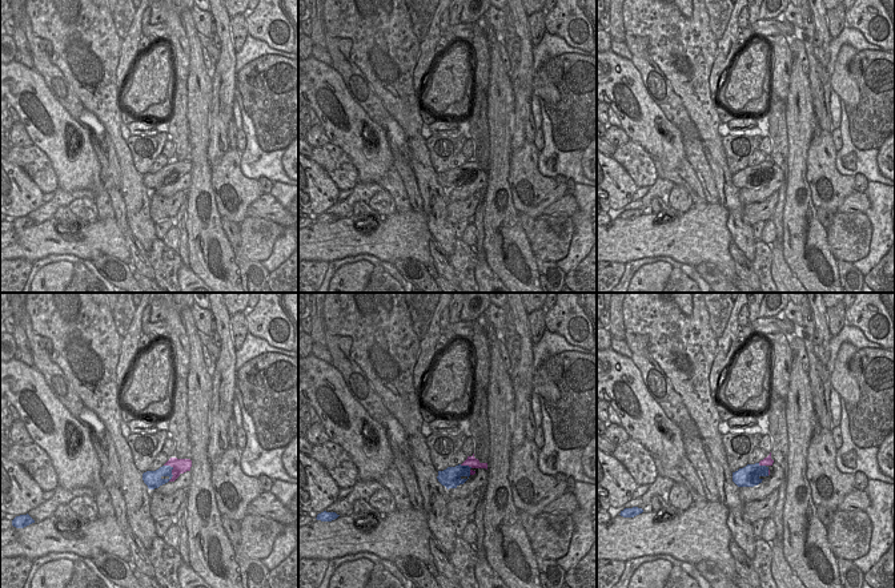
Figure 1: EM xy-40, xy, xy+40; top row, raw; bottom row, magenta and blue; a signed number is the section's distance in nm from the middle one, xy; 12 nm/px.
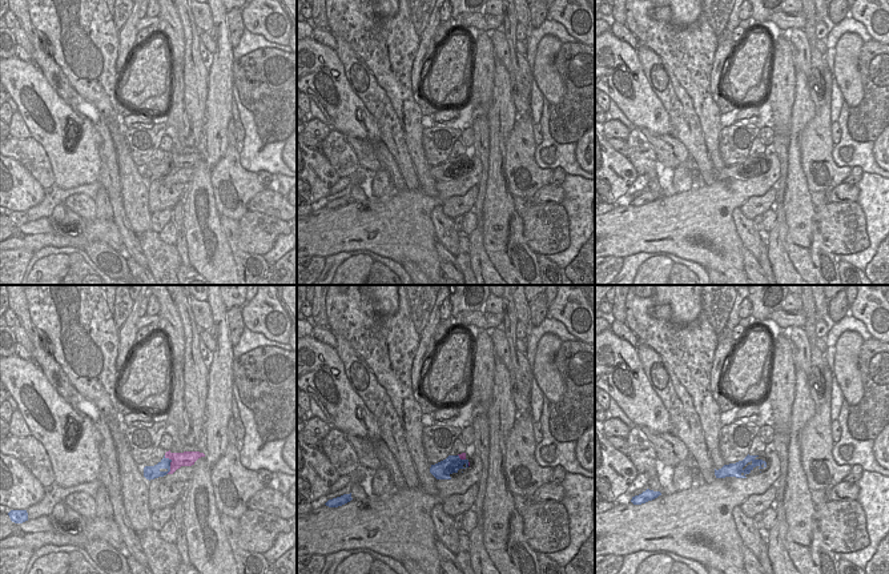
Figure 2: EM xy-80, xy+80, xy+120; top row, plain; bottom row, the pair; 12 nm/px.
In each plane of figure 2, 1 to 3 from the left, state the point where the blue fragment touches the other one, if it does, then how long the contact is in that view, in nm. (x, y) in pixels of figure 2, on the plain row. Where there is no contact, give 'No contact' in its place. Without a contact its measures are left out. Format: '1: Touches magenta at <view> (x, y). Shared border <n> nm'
1: Touches magenta at xy-80 (171, 165). Shared border 220 nm
2: Touches magenta at xy+80 (461, 160). Shared border 120 nm
3: No contact.

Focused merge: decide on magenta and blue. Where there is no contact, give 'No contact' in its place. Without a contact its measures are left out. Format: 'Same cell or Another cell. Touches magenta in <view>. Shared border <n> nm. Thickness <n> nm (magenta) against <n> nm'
Same cell. Touches magenta in xy-40. Shared border 220 nm. Thickness 190 nm (magenta) against 190 nm.

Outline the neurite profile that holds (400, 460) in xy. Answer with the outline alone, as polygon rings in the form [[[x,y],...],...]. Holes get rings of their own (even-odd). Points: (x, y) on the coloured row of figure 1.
[[[393,450],[393,464],[397,467],[404,480],[412,507],[416,510],[424,510],[422,496],[418,488],[414,470],[408,456],[405,456],[401,450]]]

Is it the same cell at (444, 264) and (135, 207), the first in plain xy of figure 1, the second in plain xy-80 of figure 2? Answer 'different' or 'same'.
different

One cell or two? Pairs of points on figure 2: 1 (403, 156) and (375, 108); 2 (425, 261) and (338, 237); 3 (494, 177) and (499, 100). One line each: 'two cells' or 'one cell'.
1: one cell
2: one cell
3: one cell

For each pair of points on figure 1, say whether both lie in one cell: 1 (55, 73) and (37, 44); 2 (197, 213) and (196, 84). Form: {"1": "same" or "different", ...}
{"1": "same", "2": "same"}

